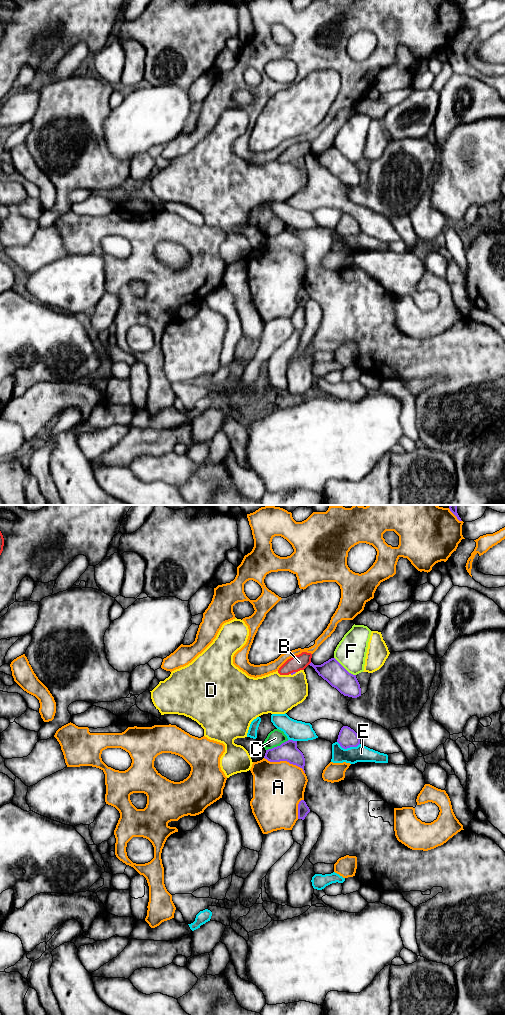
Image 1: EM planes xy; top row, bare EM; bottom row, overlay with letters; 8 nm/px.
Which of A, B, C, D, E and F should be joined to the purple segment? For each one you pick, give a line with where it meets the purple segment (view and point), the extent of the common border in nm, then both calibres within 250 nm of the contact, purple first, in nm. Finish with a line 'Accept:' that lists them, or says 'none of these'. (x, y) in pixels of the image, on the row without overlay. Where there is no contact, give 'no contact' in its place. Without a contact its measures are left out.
Accept: none of these

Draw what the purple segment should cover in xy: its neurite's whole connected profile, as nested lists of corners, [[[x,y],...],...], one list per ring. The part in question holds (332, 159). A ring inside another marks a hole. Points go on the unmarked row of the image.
[[[335,146],[321,153],[314,153],[312,150],[309,153],[344,184],[352,186],[361,184],[361,176],[356,163],[349,161]]]

